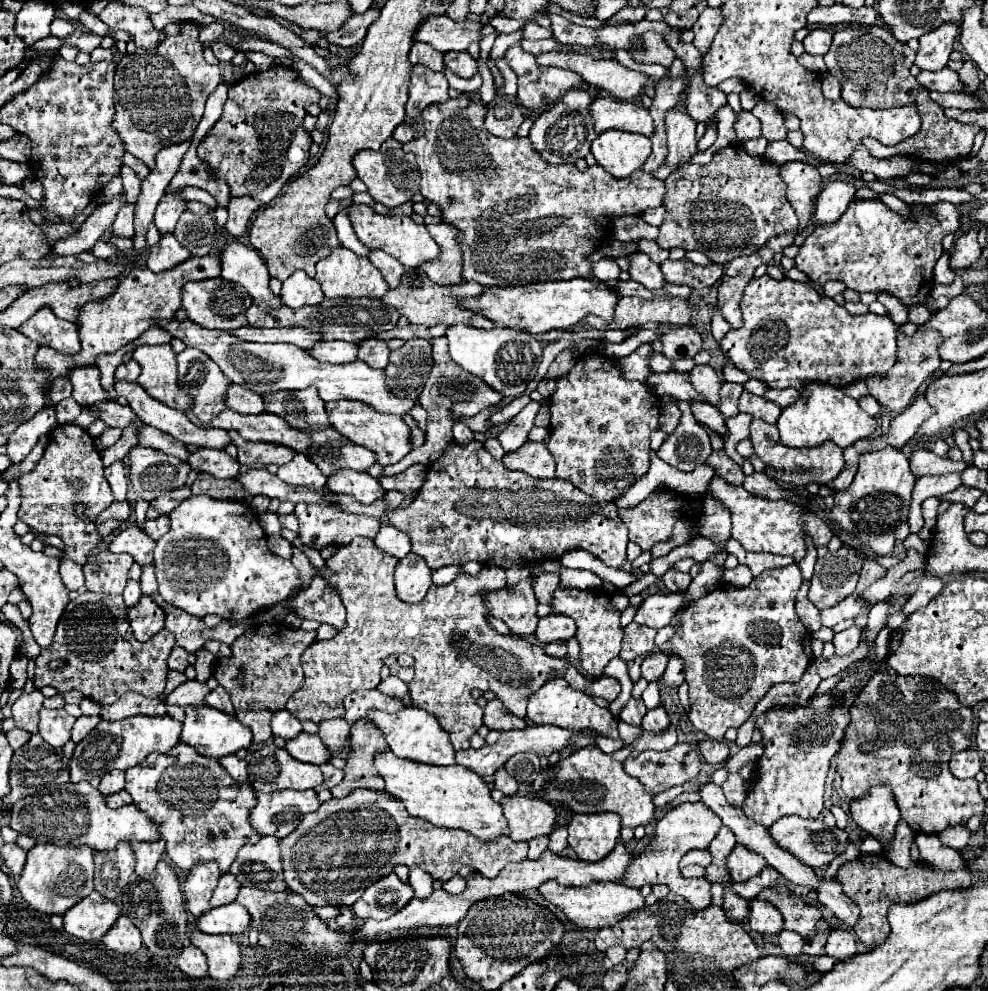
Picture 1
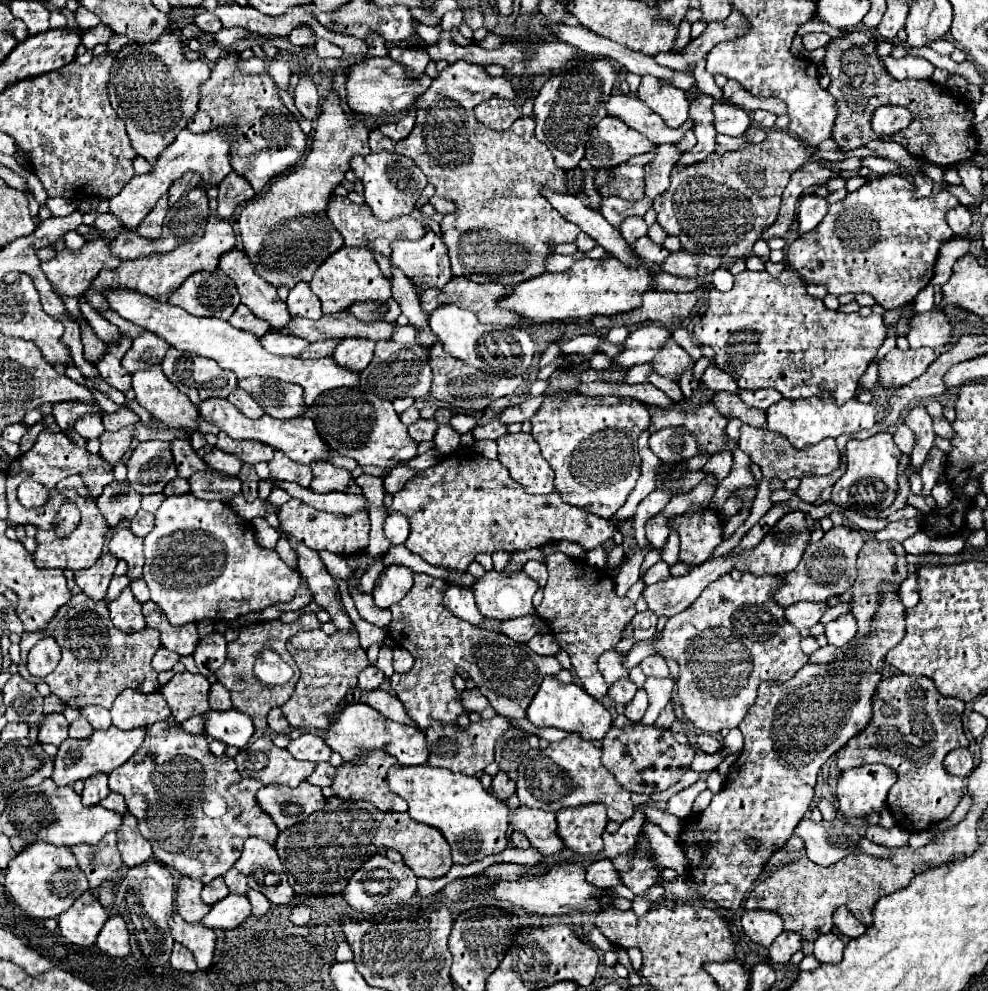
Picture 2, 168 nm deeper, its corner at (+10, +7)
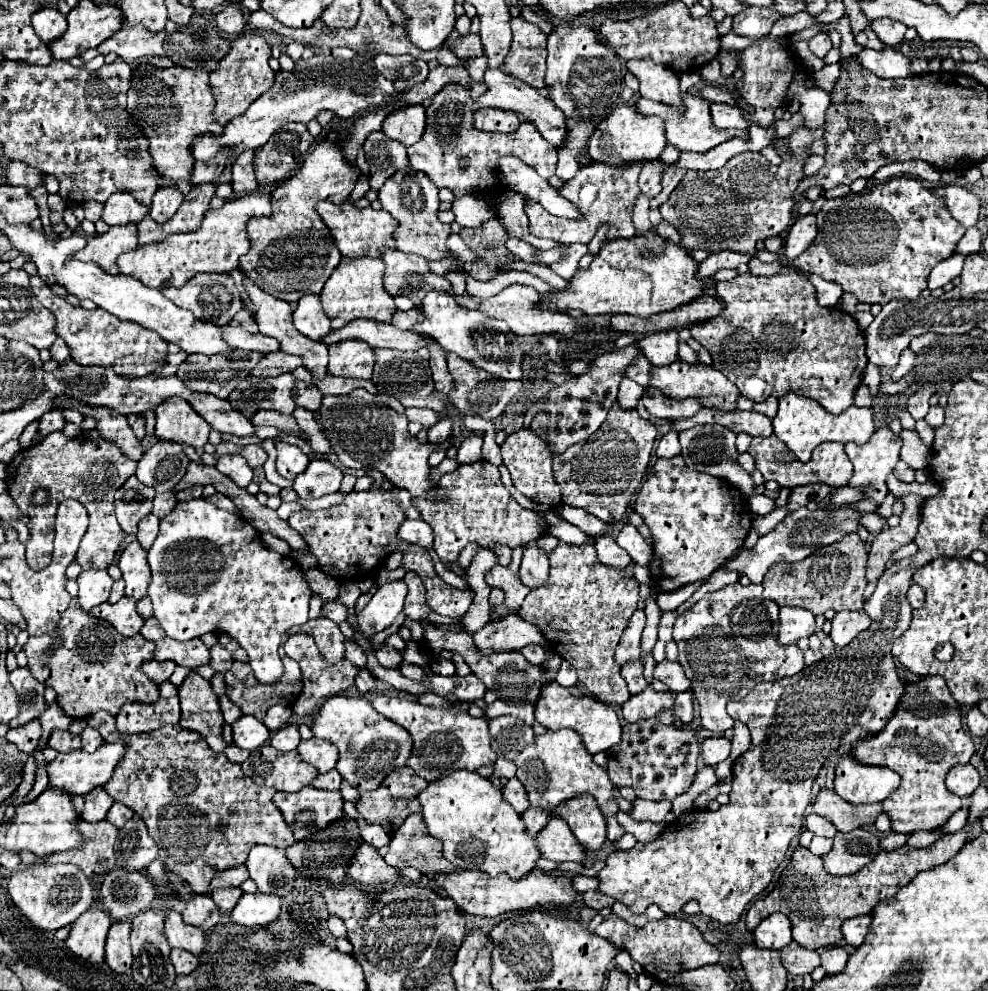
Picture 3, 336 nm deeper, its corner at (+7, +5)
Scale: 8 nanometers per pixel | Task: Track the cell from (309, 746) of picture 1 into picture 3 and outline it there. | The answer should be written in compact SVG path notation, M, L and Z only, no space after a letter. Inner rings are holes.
M319 738L301 740L301 744L297 746L297 752L301 754L301 758L307 764L315 766L319 770L319 774L329 772L337 764L337 750L327 740L319 740Z

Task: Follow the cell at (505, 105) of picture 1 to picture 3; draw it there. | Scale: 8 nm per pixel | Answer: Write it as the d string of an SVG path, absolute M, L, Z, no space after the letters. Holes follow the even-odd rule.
M481 108L475 112L473 124L477 130L483 132L515 132L521 124L519 116L515 112L499 110L499 108Z

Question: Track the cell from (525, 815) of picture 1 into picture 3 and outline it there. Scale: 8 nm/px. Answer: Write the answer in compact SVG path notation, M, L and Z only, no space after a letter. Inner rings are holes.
M551 816L547 826L535 836L537 848L543 858L563 862L563 860L573 860L573 862L585 862L585 850L583 846L573 838L573 832L569 824L559 818Z

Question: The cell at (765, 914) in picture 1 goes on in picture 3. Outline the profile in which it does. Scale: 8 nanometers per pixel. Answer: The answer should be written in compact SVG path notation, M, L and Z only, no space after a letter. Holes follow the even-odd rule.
M771 914L765 920L761 920L759 926L753 928L753 938L755 938L755 946L759 948L781 950L793 940L791 922L785 914Z

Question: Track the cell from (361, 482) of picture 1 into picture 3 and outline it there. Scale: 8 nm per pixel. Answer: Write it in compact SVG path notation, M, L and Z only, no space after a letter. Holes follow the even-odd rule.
M311 460L307 470L293 482L293 490L301 498L321 498L341 488L343 472L327 460Z

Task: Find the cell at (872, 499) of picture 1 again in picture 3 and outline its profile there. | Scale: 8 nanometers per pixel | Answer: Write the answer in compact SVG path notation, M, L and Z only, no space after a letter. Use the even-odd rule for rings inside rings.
M889 426L879 428L867 444L859 446L855 442L847 442L845 444L845 452L849 456L849 460L853 462L853 476L849 480L849 488L855 488L859 492L863 492L863 498L869 498L871 502L875 502L877 506L883 504L889 488L887 488L887 476L893 474L895 464L899 462L899 450L901 450L901 438L897 434L893 434L889 430Z

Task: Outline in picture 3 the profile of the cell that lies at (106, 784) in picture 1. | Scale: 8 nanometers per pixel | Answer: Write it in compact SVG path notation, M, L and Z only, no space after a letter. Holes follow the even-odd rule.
M95 786L95 790L91 790L85 796L85 808L81 818L87 822L99 822L105 818L111 804L113 804L113 798L107 794L107 790L103 786Z

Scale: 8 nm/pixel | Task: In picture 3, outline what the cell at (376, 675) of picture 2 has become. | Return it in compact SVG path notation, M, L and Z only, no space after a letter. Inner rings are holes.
M361 670L361 672L357 674L357 678L355 678L355 686L357 686L357 690L359 690L361 694L367 694L367 692L371 692L371 688L375 686L375 676L373 676L369 670Z

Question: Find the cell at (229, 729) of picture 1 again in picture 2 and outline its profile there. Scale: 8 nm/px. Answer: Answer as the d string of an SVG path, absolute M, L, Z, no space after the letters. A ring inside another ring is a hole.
M240 710L206 712L206 736L208 740L220 740L228 746L246 748L254 734L254 724L248 714Z

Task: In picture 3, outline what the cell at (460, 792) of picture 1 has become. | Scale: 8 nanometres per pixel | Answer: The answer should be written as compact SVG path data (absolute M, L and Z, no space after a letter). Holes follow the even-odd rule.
M457 770L455 774L433 780L415 798L423 808L421 814L423 814L423 820L427 824L427 830L443 842L445 858L451 864L455 864L457 868L463 868L463 870L475 868L475 870L487 872L491 876L505 872L511 878L519 878L519 876L531 872L535 868L535 862L541 858L541 854L535 846L535 838L525 836L525 824L523 824L521 816L511 806L507 806L507 802L503 802L501 790L493 788L491 780L479 776L477 772Z

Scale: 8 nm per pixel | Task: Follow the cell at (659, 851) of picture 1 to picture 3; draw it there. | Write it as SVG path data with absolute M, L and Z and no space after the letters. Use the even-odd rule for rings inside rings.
M575 876L573 882L575 882L575 890L579 890L581 894L587 890L597 890L597 886L599 886L597 876L593 876L593 878L591 876Z

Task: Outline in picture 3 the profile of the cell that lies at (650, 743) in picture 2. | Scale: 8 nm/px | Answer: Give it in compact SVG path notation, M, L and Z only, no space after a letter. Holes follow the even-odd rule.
M657 718L639 720L623 726L621 742L607 754L607 772L617 788L631 786L637 798L673 800L683 794L697 772L699 740L693 732L675 726L663 726Z

